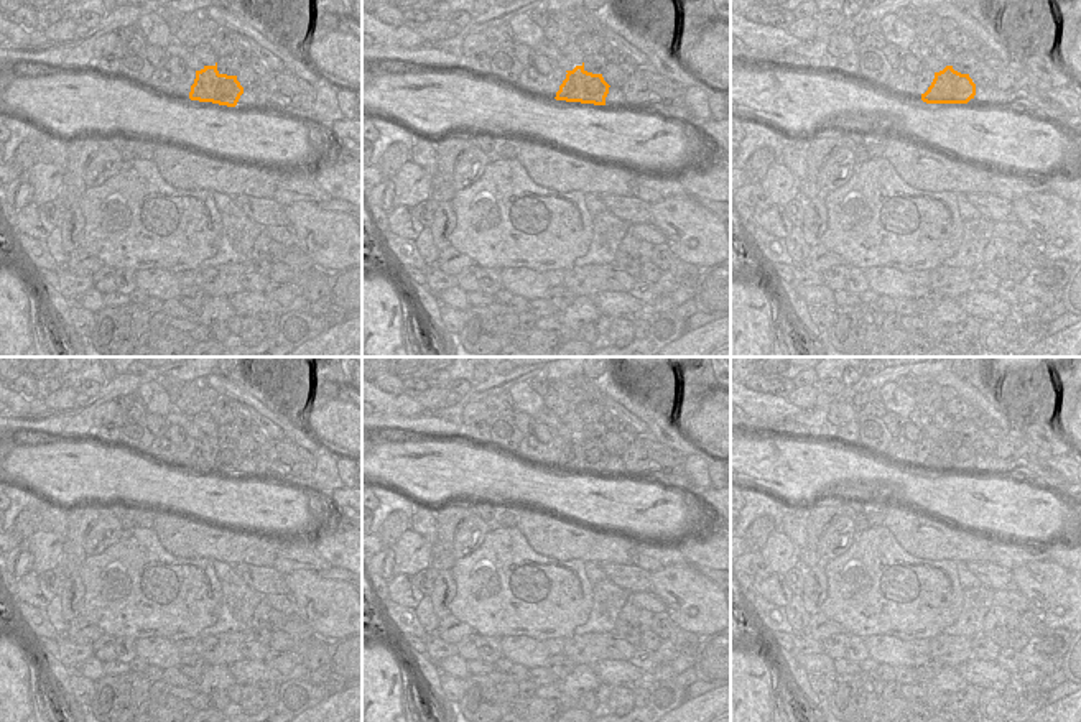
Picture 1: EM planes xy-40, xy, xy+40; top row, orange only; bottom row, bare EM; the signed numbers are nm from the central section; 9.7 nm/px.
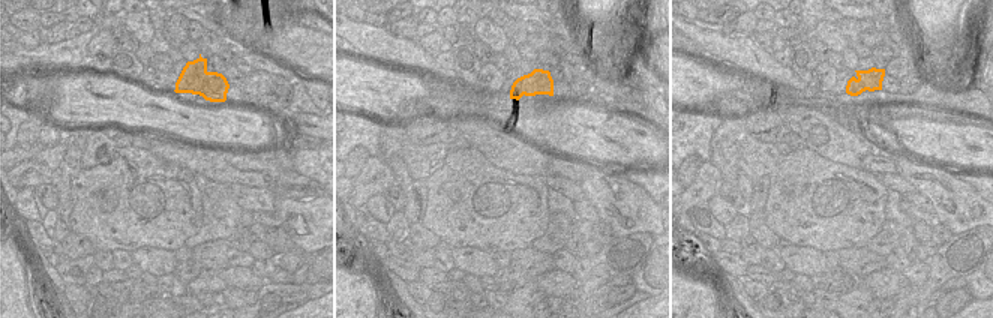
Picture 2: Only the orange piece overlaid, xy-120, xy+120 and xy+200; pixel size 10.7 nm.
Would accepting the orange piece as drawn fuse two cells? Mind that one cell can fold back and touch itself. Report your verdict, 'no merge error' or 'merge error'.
merge error

